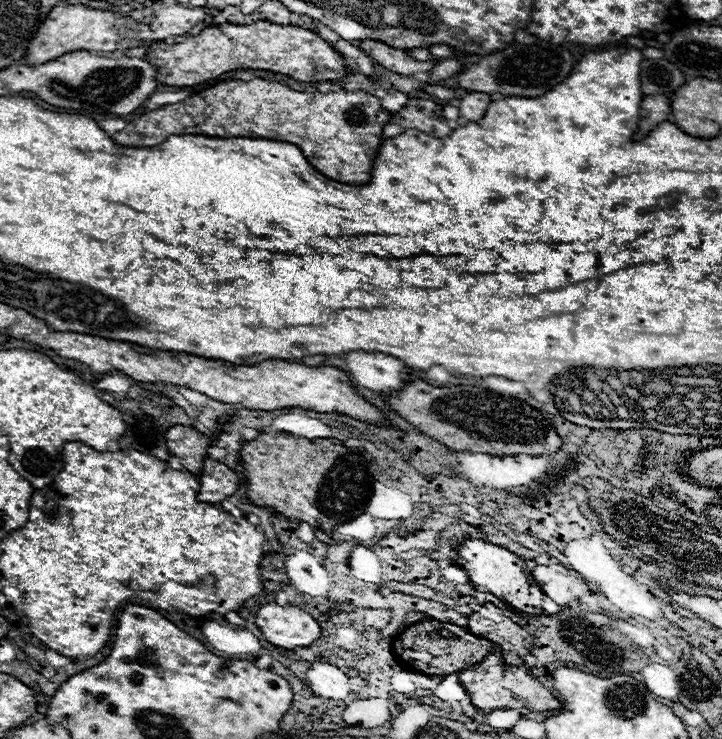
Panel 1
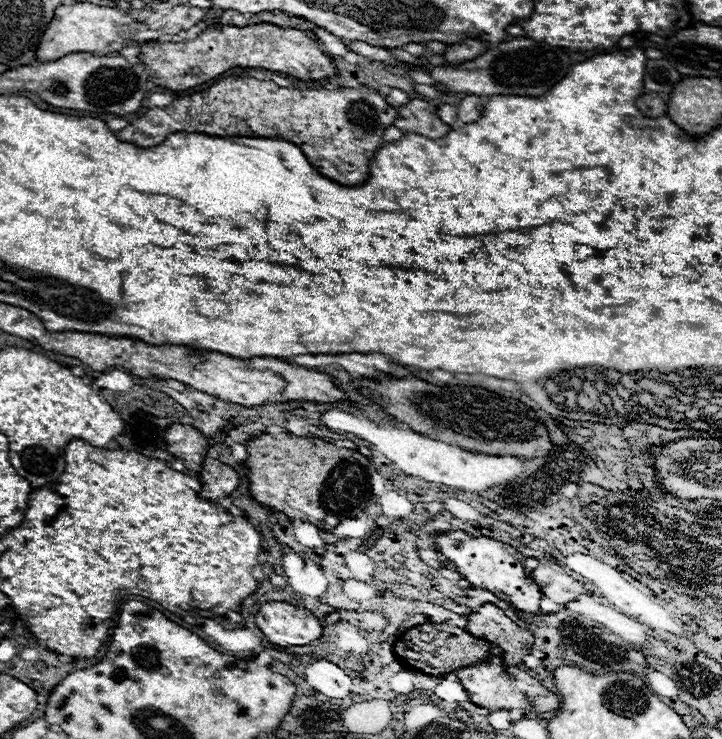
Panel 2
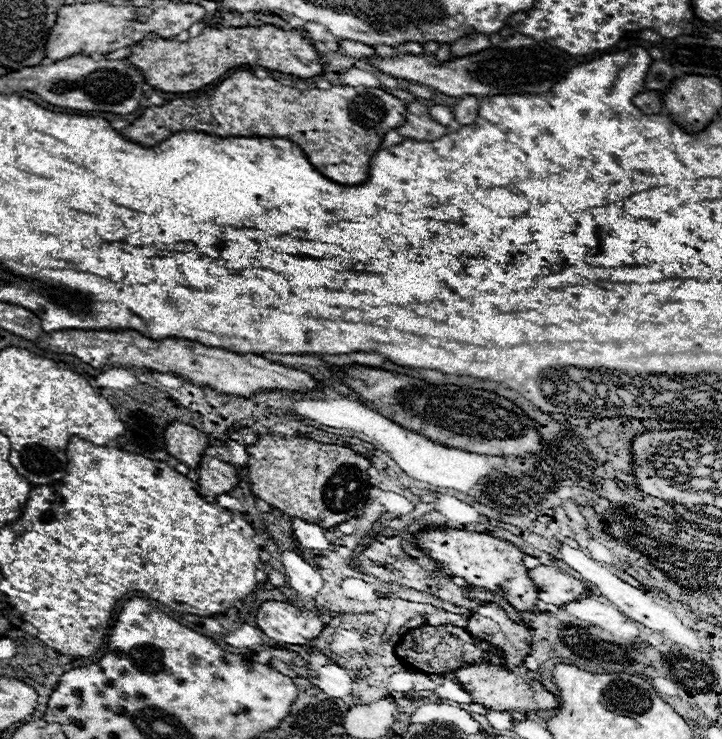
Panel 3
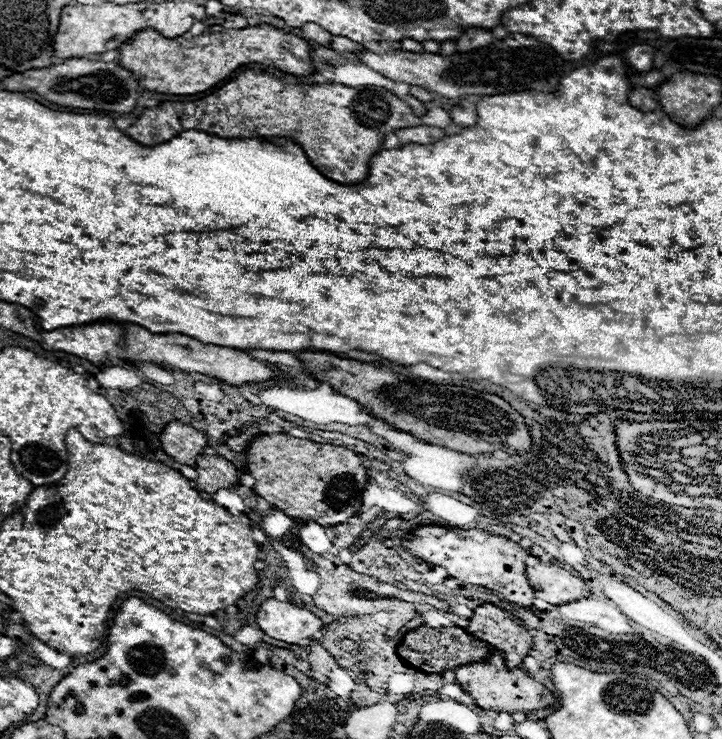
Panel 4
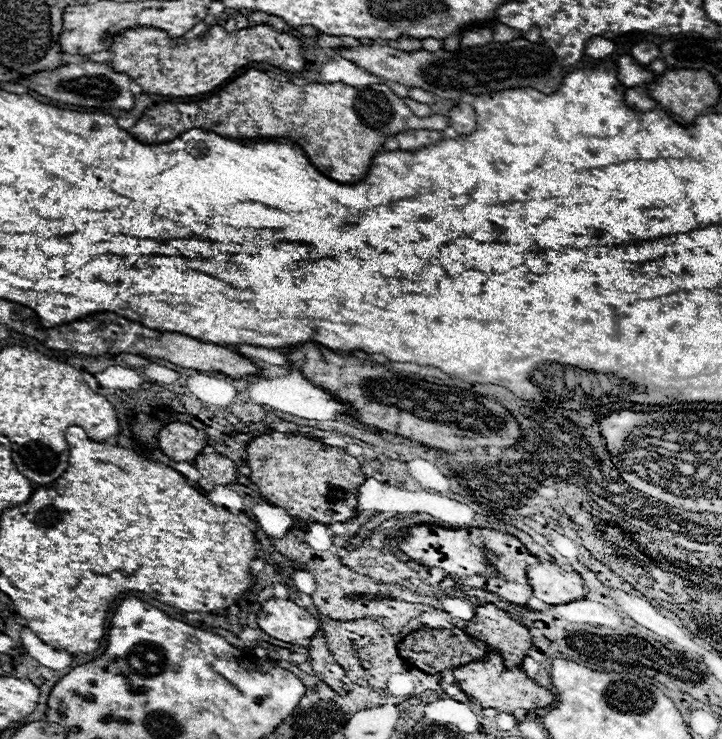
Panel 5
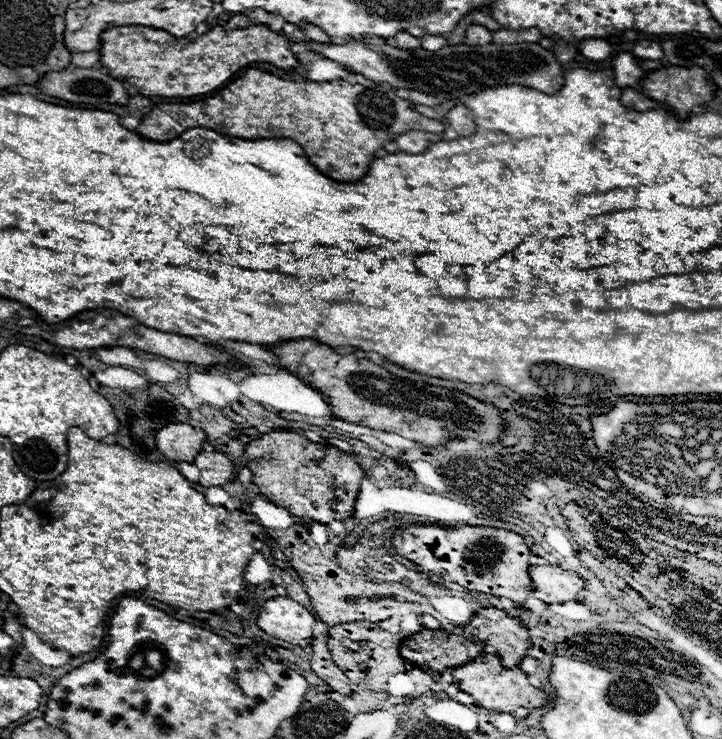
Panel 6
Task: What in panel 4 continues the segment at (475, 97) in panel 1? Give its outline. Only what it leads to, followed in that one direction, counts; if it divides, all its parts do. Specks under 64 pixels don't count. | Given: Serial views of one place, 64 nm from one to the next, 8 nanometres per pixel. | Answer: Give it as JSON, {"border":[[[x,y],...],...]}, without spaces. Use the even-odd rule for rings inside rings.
{"border":[[[460,100],[460,104],[450,110],[450,118],[460,128],[472,128],[476,126],[476,106],[468,100]]]}

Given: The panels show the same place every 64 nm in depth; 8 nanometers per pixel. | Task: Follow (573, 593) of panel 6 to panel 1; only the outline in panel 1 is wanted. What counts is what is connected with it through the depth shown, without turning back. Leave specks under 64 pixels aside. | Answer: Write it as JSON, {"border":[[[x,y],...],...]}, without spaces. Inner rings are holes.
{"border":[[[554,560],[546,566],[538,564],[532,570],[532,578],[540,584],[540,590],[560,606],[578,600],[578,596],[582,596],[588,590],[584,580],[570,576],[570,572],[560,562]]]}

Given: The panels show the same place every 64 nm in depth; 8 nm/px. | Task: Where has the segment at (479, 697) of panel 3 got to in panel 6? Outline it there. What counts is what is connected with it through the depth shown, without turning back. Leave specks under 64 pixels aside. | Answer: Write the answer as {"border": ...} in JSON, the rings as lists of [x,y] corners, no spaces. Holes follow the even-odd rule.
{"border":[[[480,654],[476,660],[472,660],[470,664],[464,664],[456,670],[452,670],[456,684],[460,686],[462,692],[472,694],[476,698],[476,704],[486,708],[486,710],[496,710],[496,712],[508,712],[512,714],[516,708],[540,708],[546,694],[538,688],[534,688],[528,682],[528,676],[520,670],[508,670],[502,666],[500,658],[496,654]]]}

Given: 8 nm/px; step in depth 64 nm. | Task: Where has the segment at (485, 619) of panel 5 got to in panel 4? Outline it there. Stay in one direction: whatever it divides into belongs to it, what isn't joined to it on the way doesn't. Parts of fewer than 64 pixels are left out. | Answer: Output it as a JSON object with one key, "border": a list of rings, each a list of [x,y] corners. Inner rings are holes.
{"border":[[[484,604],[474,610],[468,634],[498,648],[506,660],[506,668],[516,668],[528,656],[532,648],[532,636],[524,626],[518,626],[508,618],[508,612],[494,604]]]}

